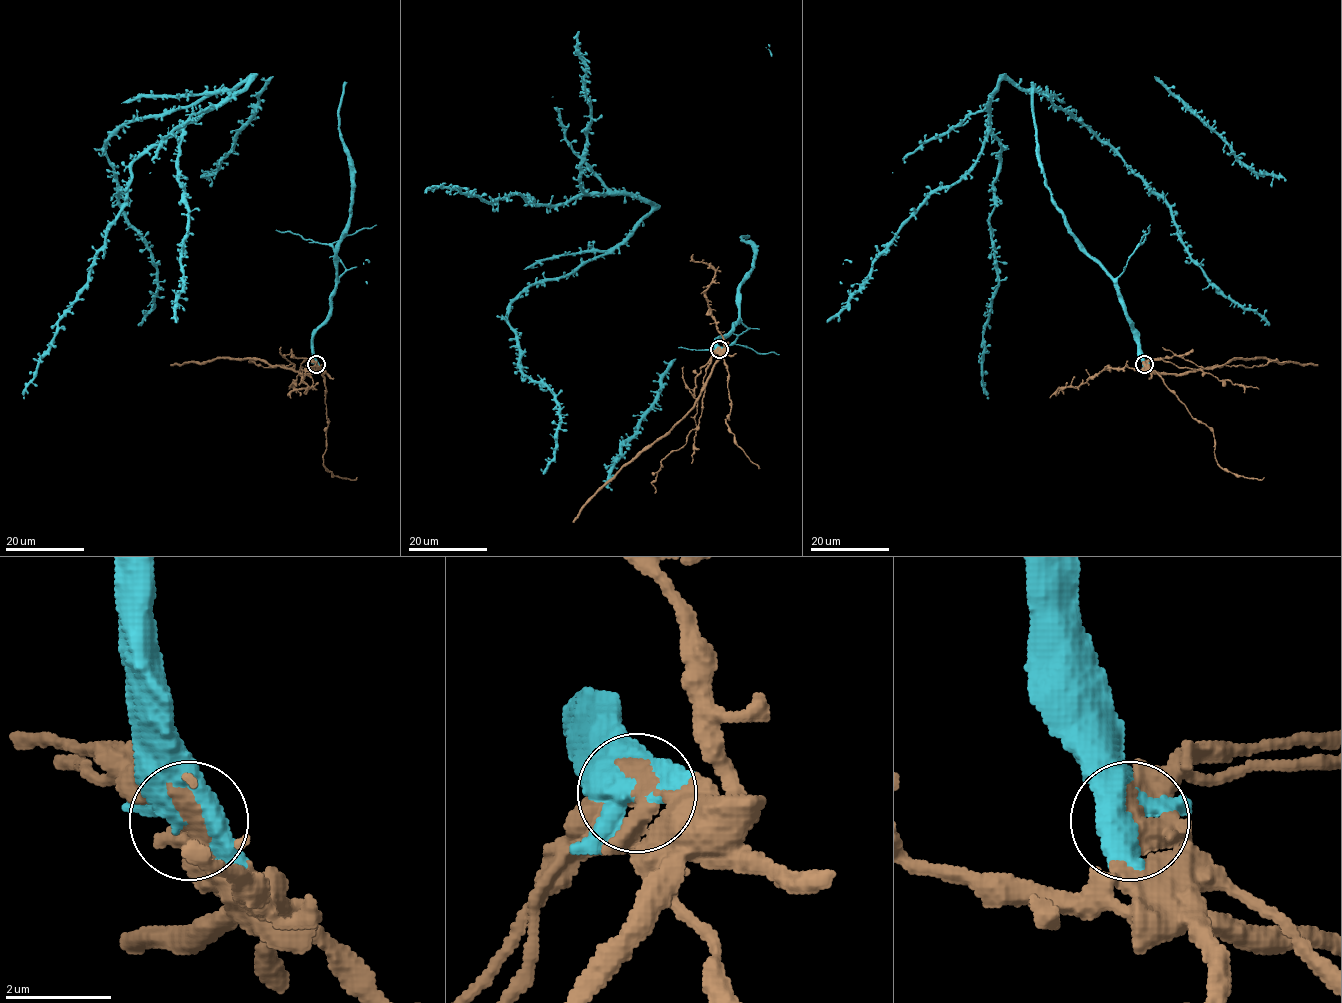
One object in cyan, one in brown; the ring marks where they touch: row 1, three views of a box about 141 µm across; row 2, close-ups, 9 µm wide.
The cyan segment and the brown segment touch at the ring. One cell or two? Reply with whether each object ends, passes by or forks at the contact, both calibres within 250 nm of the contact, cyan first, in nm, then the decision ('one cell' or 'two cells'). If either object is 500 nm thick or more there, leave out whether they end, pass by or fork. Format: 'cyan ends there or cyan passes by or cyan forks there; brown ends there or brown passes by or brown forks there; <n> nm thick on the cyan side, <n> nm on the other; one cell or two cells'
cyan passes by; brown forks there; 360 nm thick on the cyan side, 400 nm on the other; two cells

